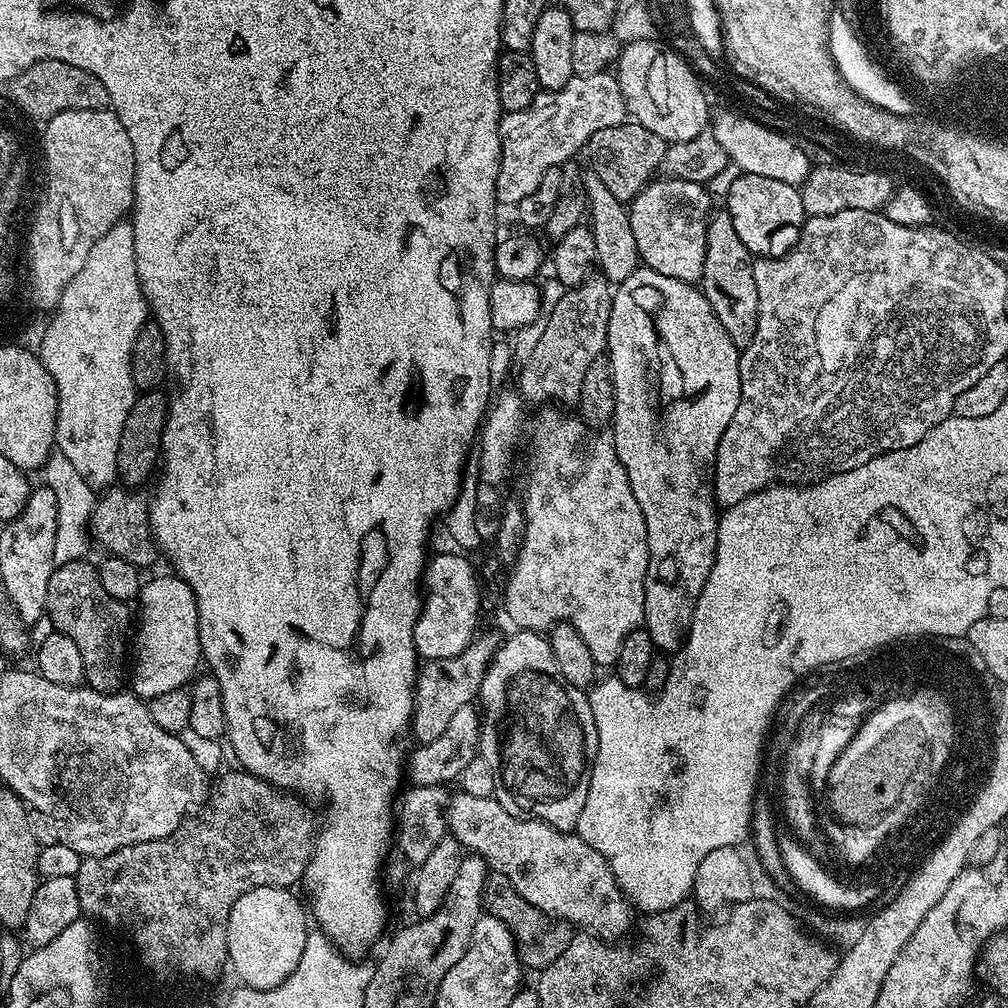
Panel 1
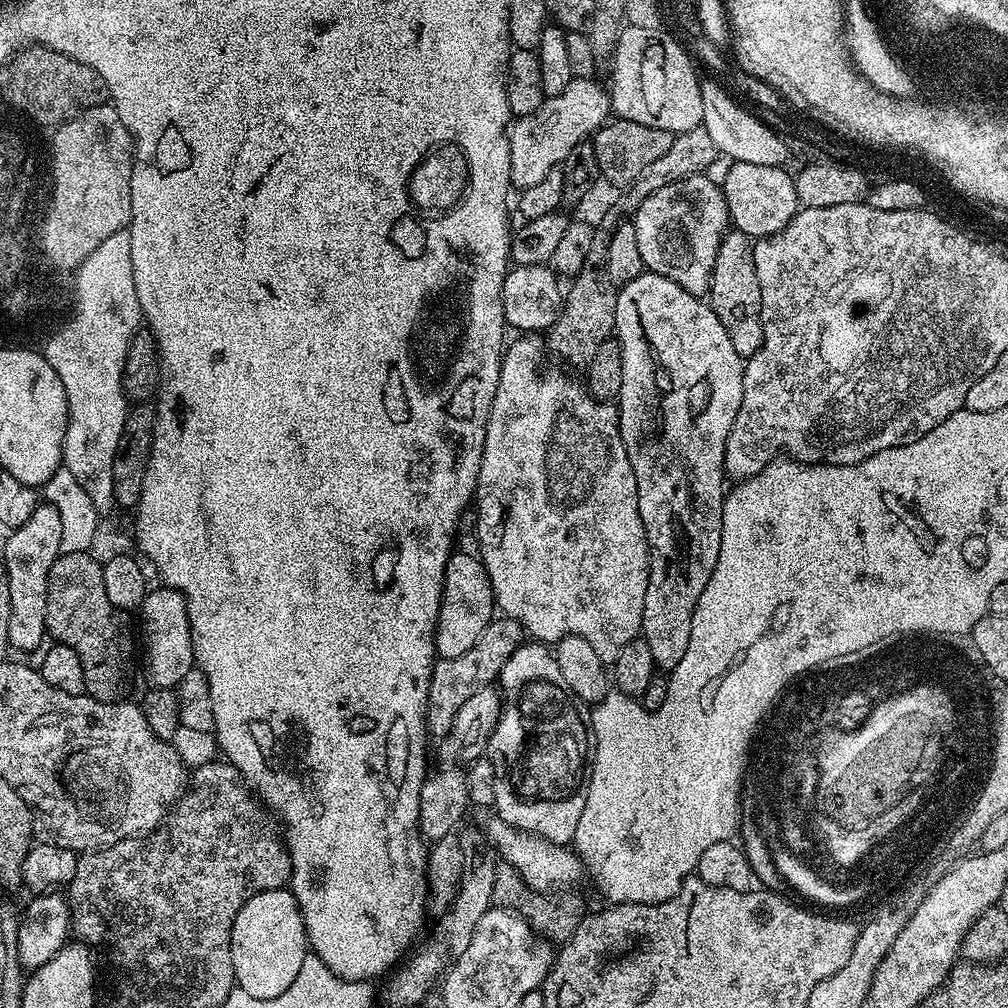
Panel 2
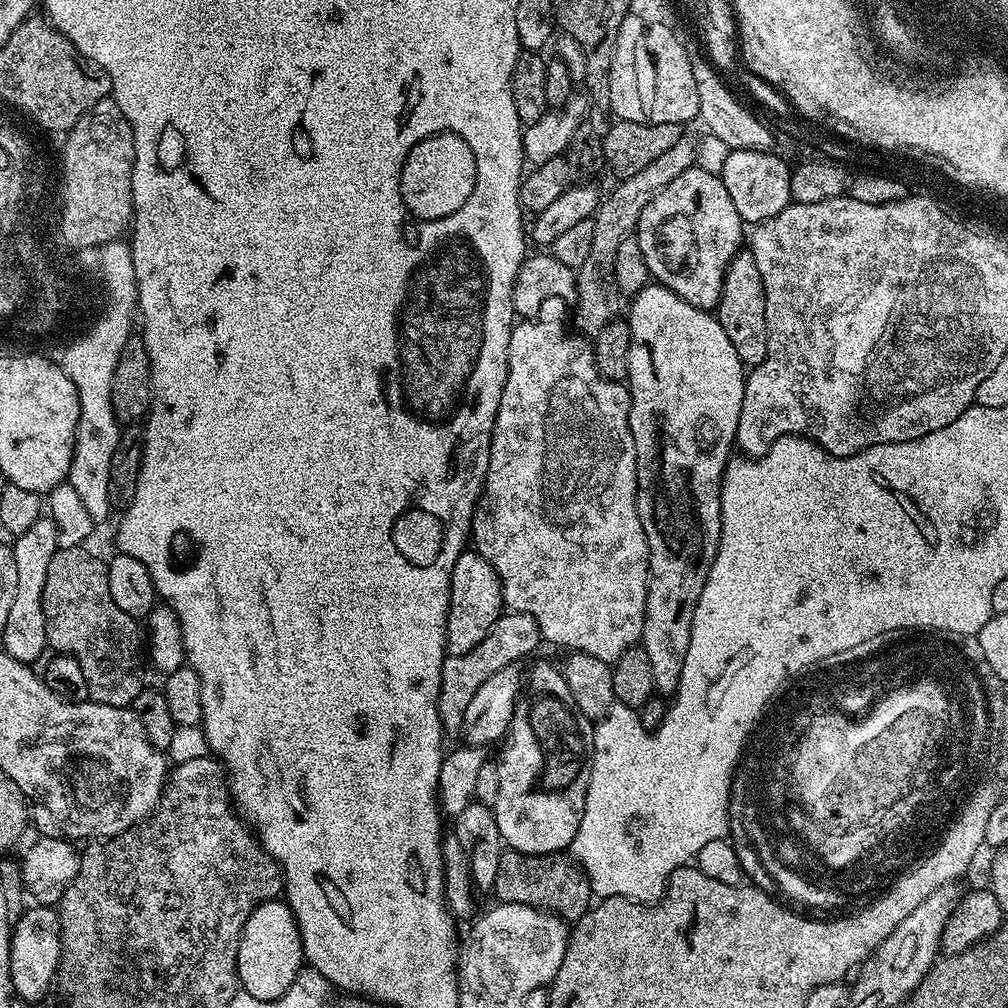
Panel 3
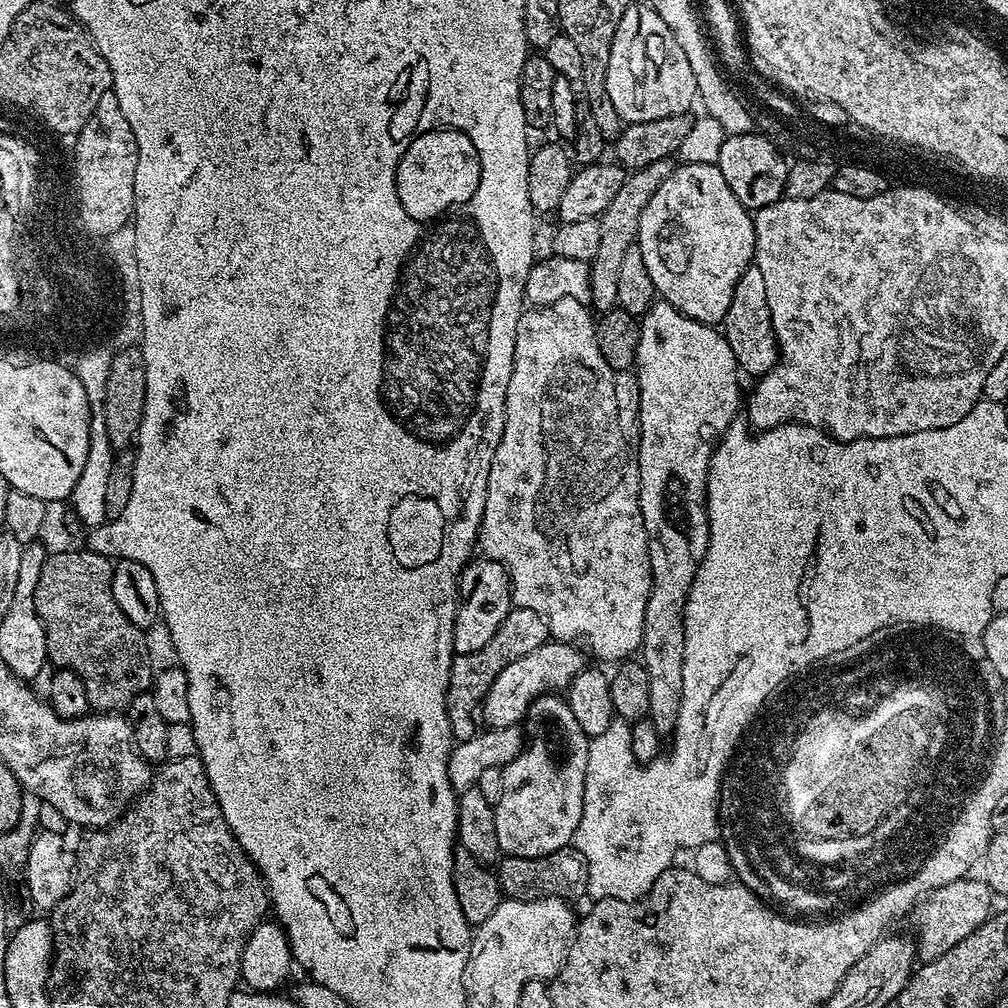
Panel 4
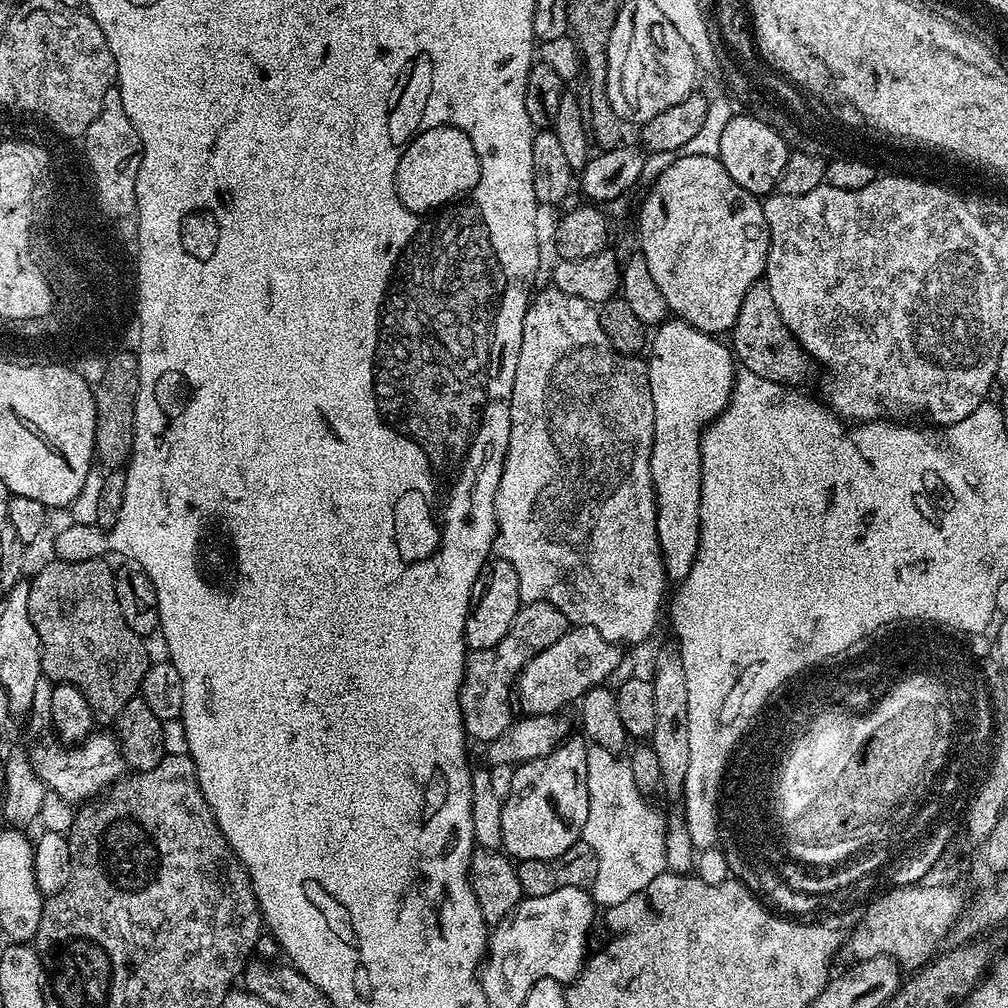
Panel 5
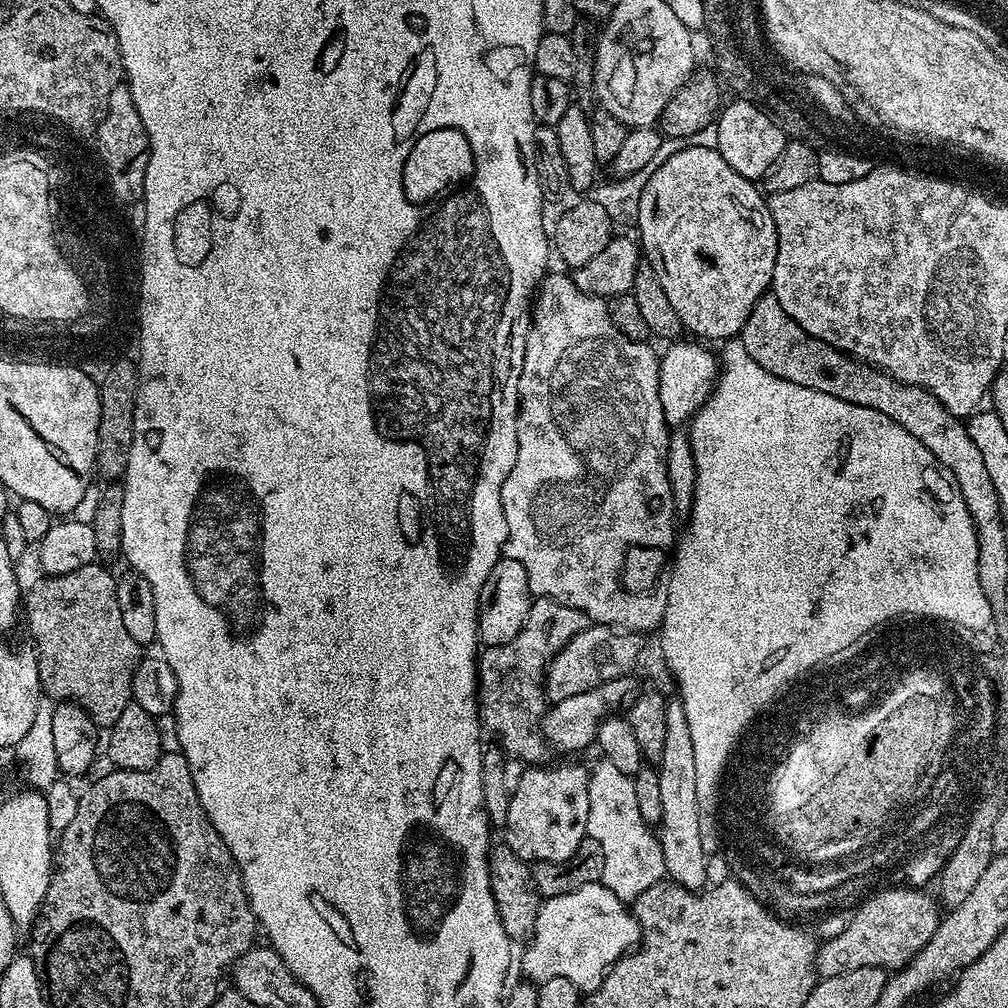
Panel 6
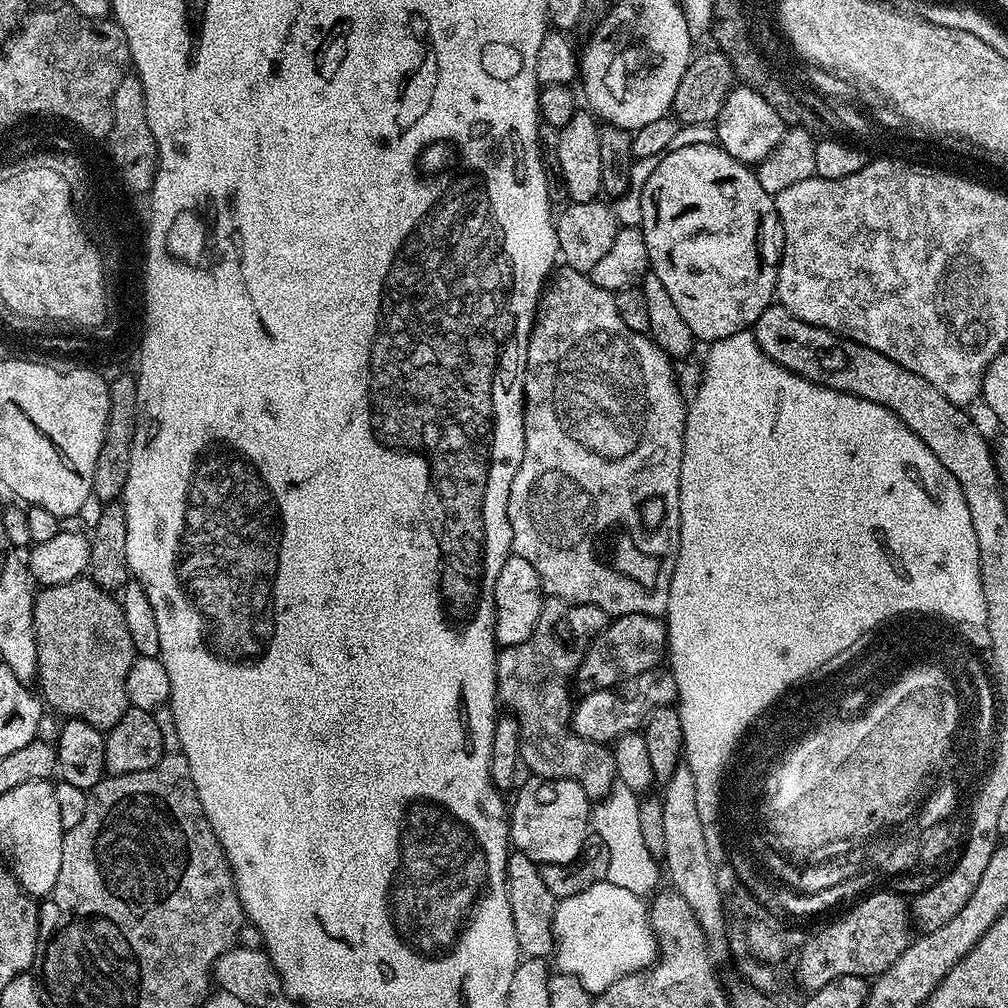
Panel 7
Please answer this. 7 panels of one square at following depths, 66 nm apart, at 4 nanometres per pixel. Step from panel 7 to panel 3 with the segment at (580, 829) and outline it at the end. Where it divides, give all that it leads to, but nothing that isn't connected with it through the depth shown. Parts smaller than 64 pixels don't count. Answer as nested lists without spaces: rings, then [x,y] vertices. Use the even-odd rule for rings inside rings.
[[[536,664],[526,672],[526,687],[522,695],[516,701],[516,710],[512,713],[512,725],[502,741],[504,753],[501,754],[500,760],[496,764],[498,772],[498,800],[494,807],[496,821],[500,838],[505,845],[513,852],[521,852],[524,856],[550,856],[560,854],[571,845],[574,834],[578,834],[578,822],[582,818],[582,810],[586,806],[586,790],[588,789],[588,779],[592,769],[592,729],[593,721],[587,720],[584,715],[574,706],[574,697],[570,695],[570,690],[564,685],[564,674],[559,667],[552,664]]]

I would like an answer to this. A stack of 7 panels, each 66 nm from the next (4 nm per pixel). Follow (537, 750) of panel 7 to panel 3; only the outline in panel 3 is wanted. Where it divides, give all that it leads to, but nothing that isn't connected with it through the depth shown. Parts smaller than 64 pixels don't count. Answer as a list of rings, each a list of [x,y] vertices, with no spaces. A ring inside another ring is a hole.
[[[505,611],[494,622],[486,638],[482,638],[482,642],[474,646],[474,650],[461,656],[445,655],[440,675],[440,693],[436,699],[436,712],[440,715],[440,725],[445,733],[459,733],[463,729],[466,706],[470,706],[470,698],[474,698],[478,686],[482,686],[482,682],[486,682],[490,674],[519,665],[519,660],[530,655],[539,644],[542,644],[542,637],[530,614]]]

